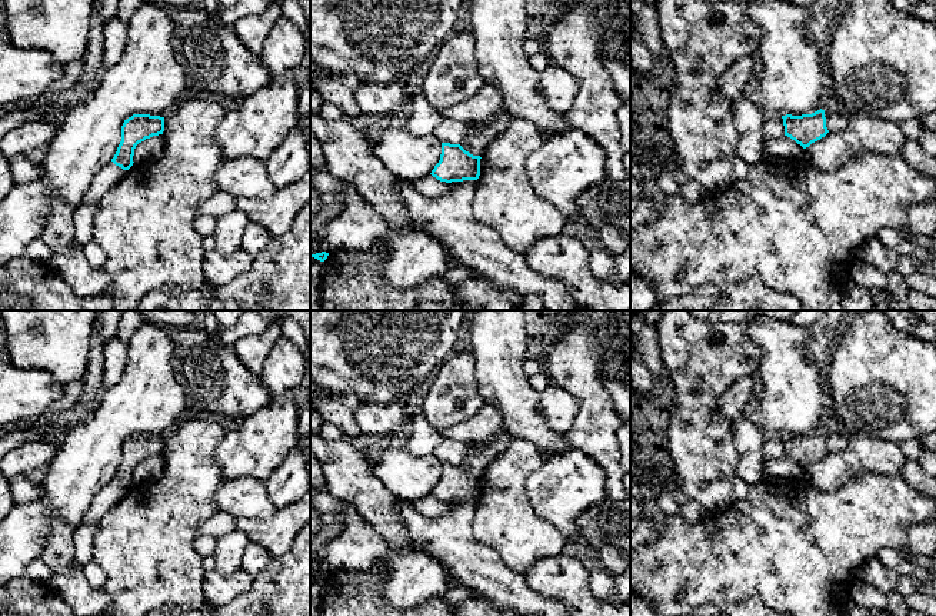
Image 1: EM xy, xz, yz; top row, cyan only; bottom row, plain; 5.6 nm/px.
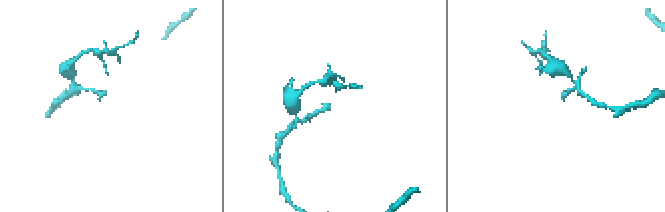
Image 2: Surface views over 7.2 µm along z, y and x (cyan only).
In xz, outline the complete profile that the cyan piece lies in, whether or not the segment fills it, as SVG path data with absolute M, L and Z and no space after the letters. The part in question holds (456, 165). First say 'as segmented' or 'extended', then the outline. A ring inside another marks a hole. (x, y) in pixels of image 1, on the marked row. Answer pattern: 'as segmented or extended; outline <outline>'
as segmented; outline M442 143L440 160L430 174L446 183L477 180L480 159L480 156L466 151L460 144Z

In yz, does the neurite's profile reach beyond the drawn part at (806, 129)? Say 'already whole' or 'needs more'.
already whole

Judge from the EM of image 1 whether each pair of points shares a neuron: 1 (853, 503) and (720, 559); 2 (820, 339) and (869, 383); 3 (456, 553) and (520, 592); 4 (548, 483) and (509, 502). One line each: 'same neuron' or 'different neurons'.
1: same neuron
2: different neurons
3: same neuron
4: different neurons

